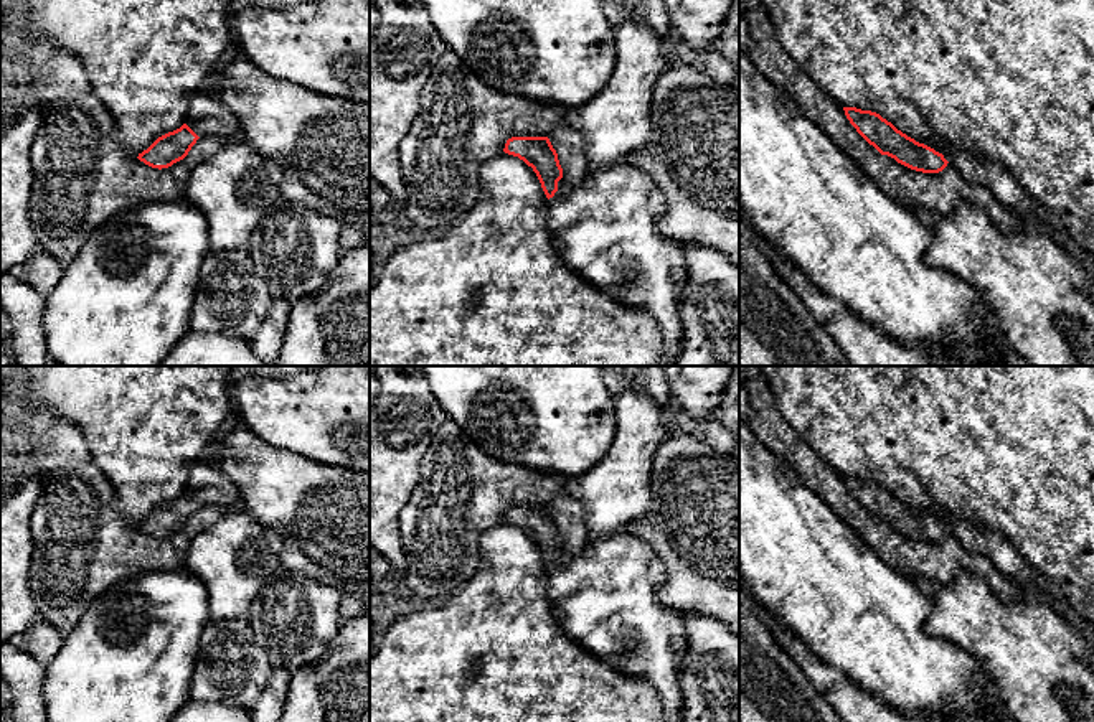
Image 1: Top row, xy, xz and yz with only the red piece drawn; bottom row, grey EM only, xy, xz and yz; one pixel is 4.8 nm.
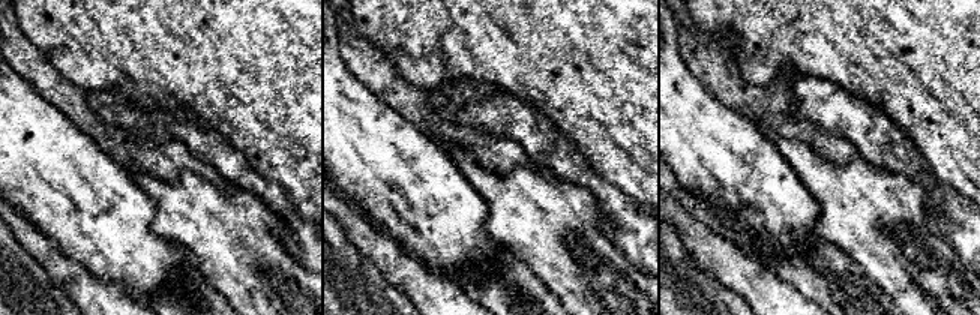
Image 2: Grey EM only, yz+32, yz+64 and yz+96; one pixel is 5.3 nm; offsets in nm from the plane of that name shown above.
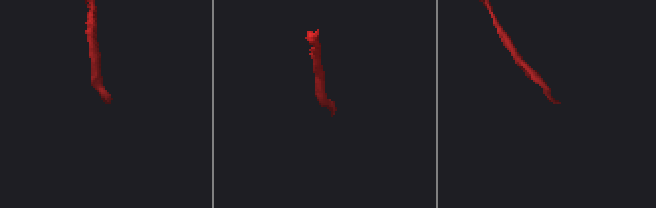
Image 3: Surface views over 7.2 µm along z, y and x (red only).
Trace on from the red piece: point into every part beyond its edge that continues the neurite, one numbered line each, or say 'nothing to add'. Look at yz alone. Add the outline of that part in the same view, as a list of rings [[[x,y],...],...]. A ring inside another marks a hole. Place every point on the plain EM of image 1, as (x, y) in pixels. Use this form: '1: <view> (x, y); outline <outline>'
1: yz (1009, 561); outline [[[927,513],[927,516],[942,523],[959,542],[974,554],[985,556],[992,560],[997,570],[1018,584],[1035,592],[1044,592],[1053,600],[1063,600],[1059,585],[1048,580],[1043,574],[1035,570],[1021,552],[1007,539],[1002,532],[988,527],[978,527],[969,521],[955,521],[952,518],[942,518],[939,513]]]

